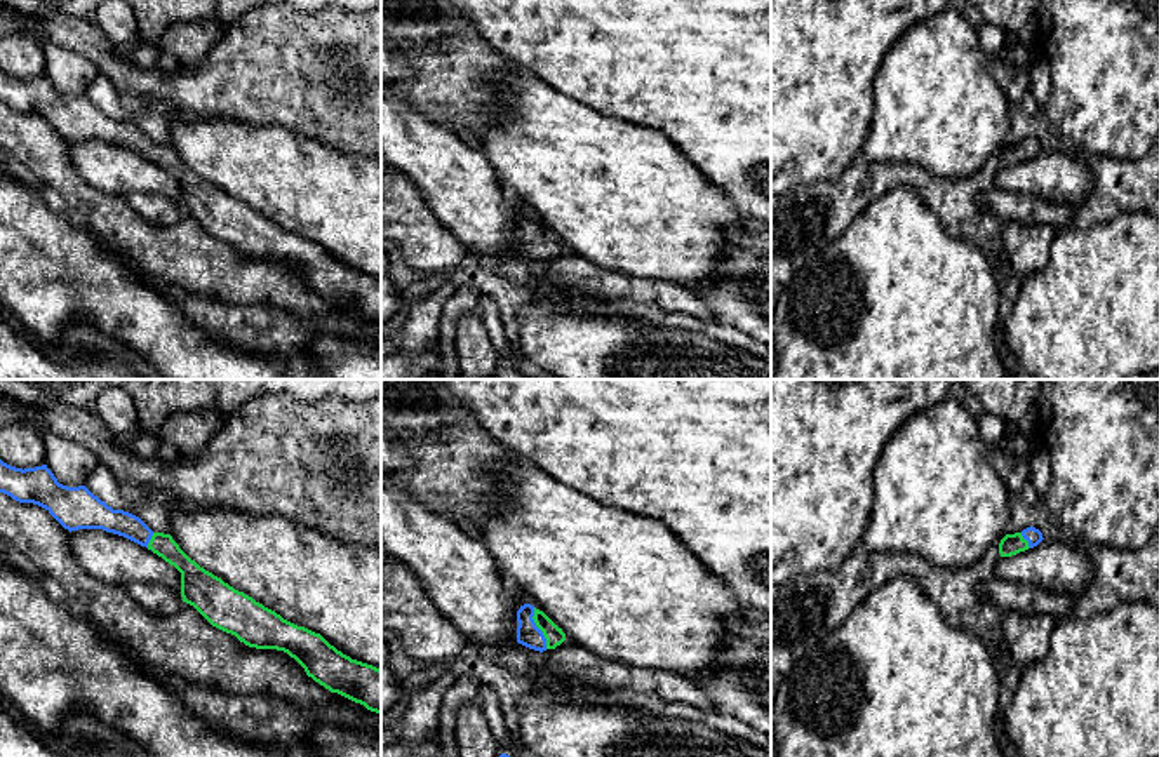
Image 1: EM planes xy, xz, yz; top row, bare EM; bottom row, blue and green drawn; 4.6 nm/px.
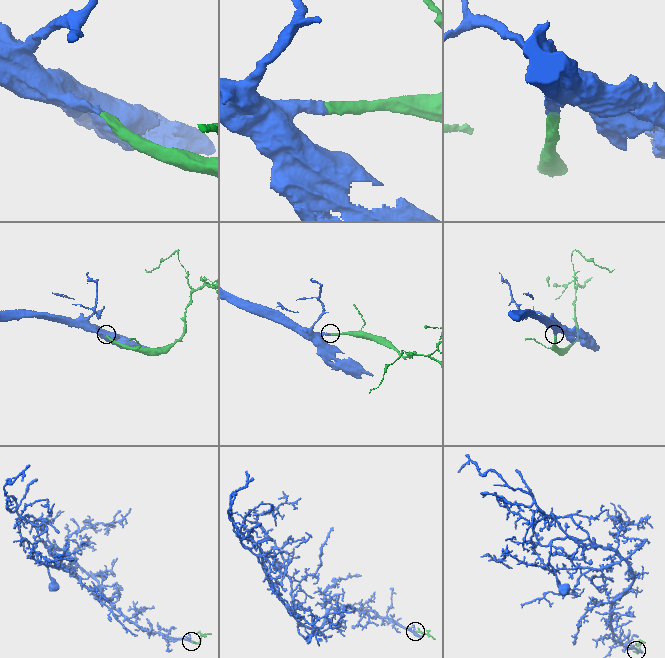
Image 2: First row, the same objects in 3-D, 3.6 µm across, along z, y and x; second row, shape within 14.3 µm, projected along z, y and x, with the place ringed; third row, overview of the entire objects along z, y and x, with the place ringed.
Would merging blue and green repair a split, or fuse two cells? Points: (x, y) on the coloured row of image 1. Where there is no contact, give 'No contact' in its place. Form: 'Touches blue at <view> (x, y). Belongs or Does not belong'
Touches blue at xz (538, 629). Belongs

